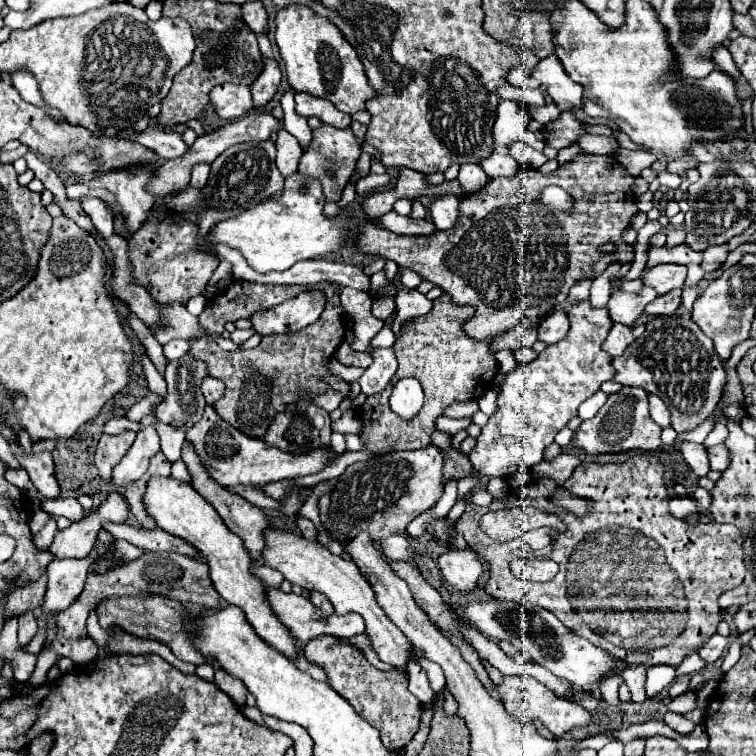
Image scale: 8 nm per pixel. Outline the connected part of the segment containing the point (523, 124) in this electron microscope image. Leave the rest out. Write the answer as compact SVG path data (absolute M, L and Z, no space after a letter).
M500 99L496 109L494 129L492 129L494 145L508 149L516 141L518 133L528 127L528 121L530 121L528 113L516 101Z

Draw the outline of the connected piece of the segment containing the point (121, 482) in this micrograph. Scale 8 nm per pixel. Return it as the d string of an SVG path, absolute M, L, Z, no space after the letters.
M144 427L138 433L128 455L114 467L114 473L112 473L114 487L124 487L140 479L148 469L150 457L156 453L158 453L158 433L154 427Z

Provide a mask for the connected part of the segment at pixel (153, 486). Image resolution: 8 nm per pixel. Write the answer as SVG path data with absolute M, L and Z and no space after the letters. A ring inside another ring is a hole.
M156 477L156 479L148 481L144 503L146 503L148 515L156 519L158 527L188 541L202 555L206 555L206 563L210 567L210 579L212 579L216 591L220 593L220 597L226 603L240 607L246 613L248 623L270 647L282 651L290 659L296 659L298 649L290 637L290 631L278 621L278 617L270 611L270 605L264 599L266 585L250 573L250 567L254 563L252 563L248 551L244 549L242 541L236 539L232 535L232 531L224 525L224 521L220 519L216 509L210 507L210 503L196 489L192 489L188 483L182 483L174 477L168 477L168 479Z

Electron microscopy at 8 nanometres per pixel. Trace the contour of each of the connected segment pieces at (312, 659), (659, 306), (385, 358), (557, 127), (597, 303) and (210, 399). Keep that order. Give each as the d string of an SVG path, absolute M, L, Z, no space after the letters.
M316 637L308 641L304 647L304 657L308 663L320 665L328 675L330 687L342 695L364 721L380 731L380 741L386 749L400 751L414 737L418 731L422 705L408 691L408 679L404 673L380 671L372 667L356 647L334 637Z
M674 289L668 295L656 297L650 305L646 305L646 311L658 317L672 317L680 309L680 305L682 305L682 289Z
M386 347L386 349L368 349L368 353L372 355L372 365L358 379L364 395L384 391L386 385L390 383L392 375L396 373L396 367L398 367L396 355L390 347Z
M562 113L556 121L548 123L548 147L554 149L564 149L570 147L578 141L580 135L584 135L584 127L582 123L572 115L572 113Z
M616 262L609 265L605 271L601 274L601 277L597 277L590 288L590 303L593 308L605 307L612 289L610 286L610 280L615 276L621 268L621 264Z
M206 377L202 385L202 393L204 393L206 405L214 405L224 395L224 383L214 377Z

